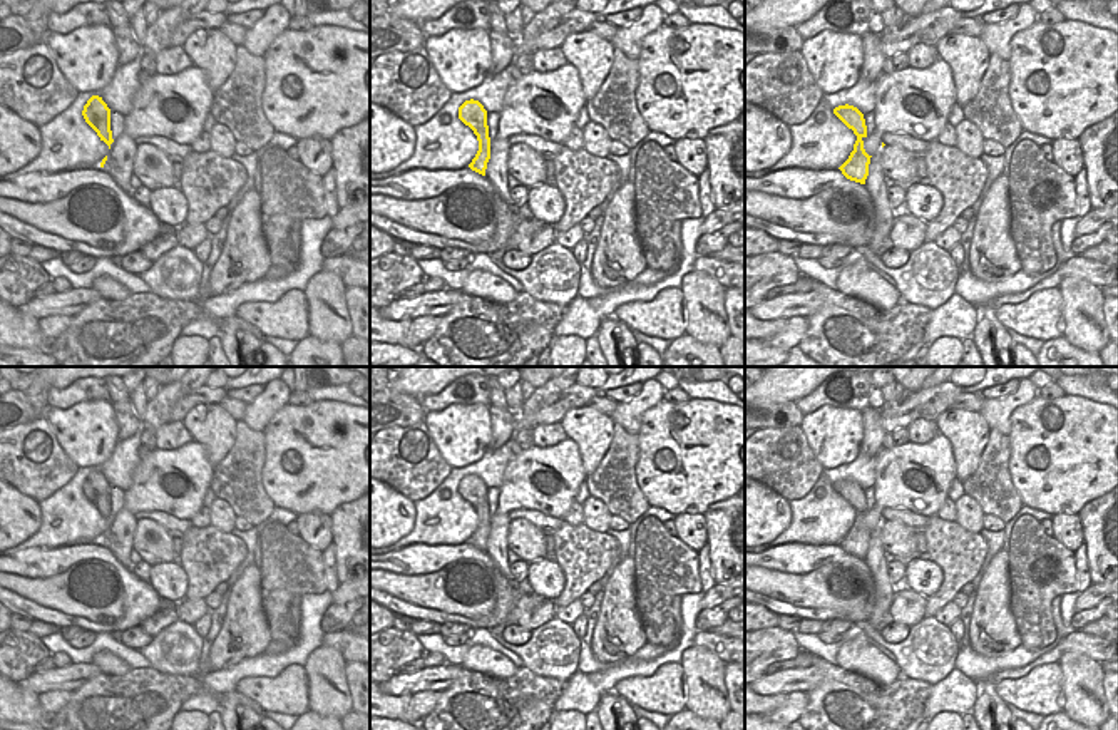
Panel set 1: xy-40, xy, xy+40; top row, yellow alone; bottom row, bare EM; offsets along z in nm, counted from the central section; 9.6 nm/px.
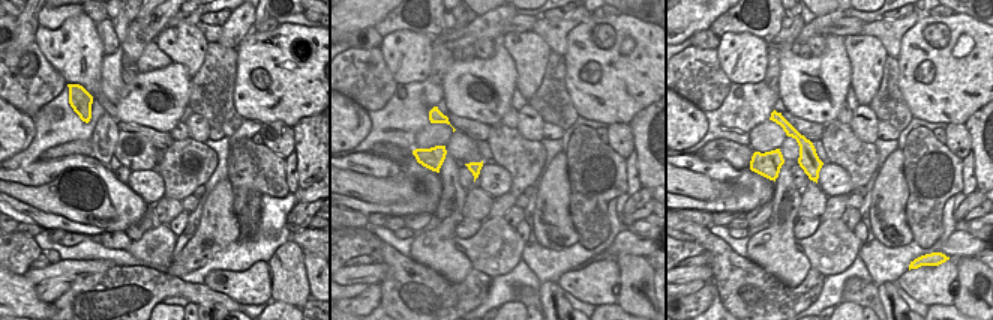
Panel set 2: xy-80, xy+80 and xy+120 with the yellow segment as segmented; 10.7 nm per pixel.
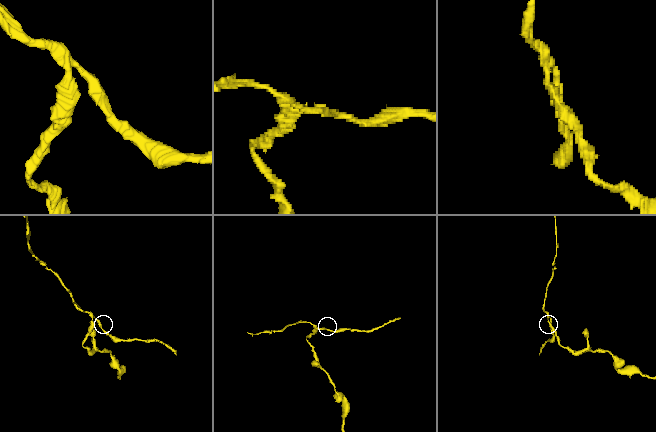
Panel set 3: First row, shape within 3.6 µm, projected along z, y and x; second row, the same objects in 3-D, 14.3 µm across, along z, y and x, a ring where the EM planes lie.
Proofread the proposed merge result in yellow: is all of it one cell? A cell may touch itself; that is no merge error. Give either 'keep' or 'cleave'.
cleave

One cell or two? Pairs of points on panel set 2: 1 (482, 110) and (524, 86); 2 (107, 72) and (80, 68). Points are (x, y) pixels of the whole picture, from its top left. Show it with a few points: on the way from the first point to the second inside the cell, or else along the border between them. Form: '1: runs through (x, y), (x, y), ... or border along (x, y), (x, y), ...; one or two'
1: border along (507, 53), (515, 65), (516, 87); two
2: border along (104, 54), (101, 92), (114, 104); two

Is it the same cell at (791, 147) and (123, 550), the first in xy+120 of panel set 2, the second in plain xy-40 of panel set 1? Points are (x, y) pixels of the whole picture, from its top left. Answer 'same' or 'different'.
different

